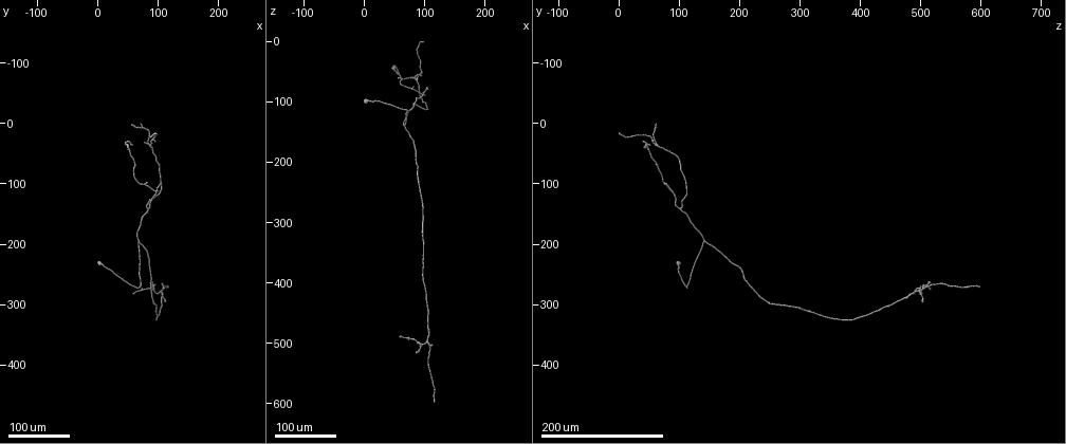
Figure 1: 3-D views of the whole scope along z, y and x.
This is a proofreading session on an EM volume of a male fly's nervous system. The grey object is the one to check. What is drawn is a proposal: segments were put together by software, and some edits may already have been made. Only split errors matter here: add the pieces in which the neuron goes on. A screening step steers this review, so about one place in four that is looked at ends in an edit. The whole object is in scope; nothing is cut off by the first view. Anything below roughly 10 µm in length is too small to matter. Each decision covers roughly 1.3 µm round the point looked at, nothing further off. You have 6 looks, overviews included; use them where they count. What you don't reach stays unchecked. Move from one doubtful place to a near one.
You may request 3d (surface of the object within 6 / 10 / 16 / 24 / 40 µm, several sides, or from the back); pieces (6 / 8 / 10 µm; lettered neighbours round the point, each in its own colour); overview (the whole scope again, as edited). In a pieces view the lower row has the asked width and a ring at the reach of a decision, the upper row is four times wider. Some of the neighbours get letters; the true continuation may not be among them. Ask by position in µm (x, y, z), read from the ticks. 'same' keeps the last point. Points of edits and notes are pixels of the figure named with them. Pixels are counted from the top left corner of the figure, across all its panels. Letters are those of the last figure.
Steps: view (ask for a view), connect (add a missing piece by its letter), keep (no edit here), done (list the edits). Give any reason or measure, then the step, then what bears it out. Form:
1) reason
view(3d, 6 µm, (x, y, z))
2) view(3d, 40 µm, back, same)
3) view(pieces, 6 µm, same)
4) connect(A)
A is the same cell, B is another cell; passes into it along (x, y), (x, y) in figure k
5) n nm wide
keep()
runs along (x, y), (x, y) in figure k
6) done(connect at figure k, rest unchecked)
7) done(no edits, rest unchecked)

tapers out
view(3d, 40 µm, (70, 0, 60))

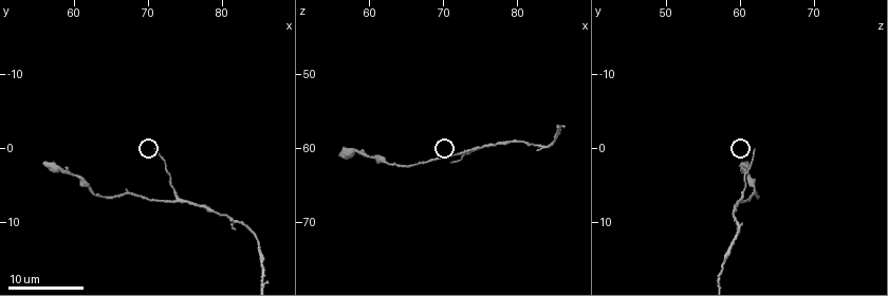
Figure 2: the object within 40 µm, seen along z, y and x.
what lies round it
view(pieces, 8 µm, (71.0, 0.0, 62.0))

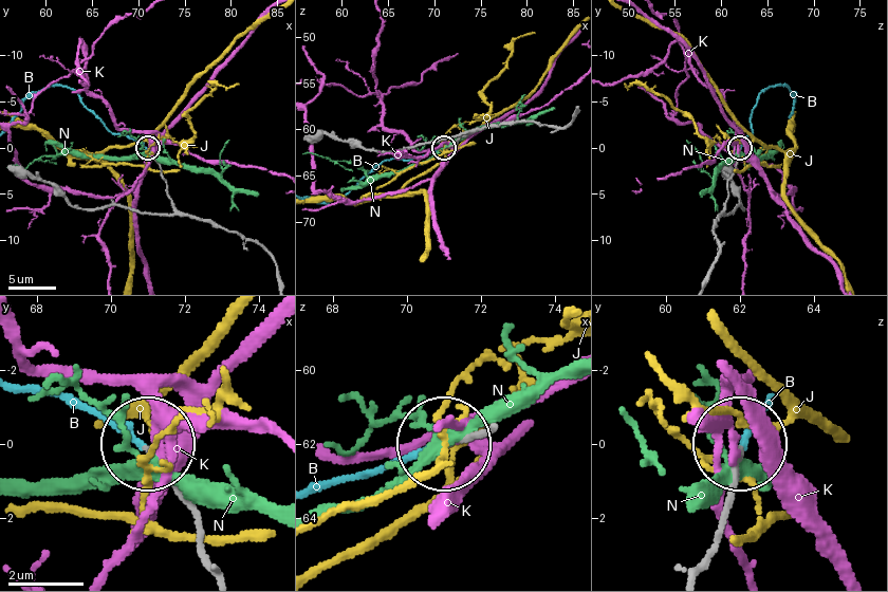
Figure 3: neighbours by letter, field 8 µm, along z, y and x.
connect(B)
B is the same cell, J, K and N are other cells; passes into it along (493, 427), (321, 481) in figure 3; the neuron continues

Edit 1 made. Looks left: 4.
view(overview)

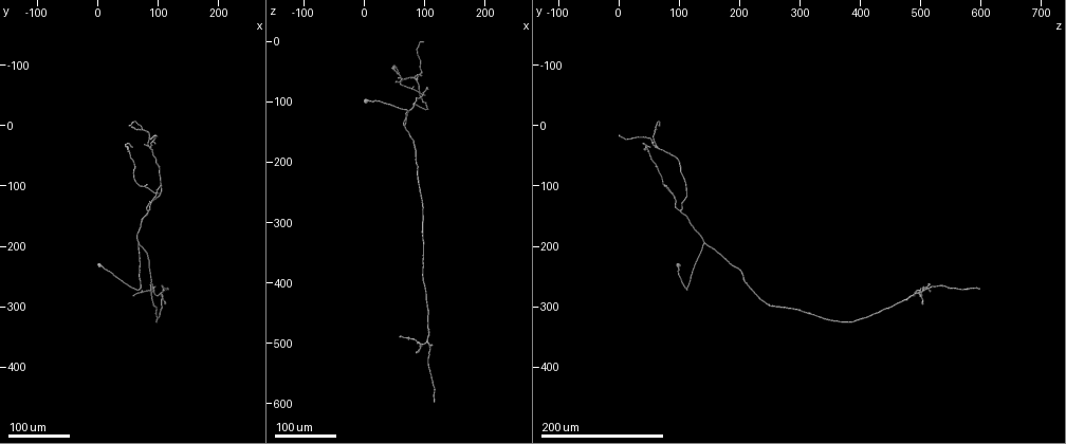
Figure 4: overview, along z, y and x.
an open end
view(3d, 24 µm, (75, 30, 65))

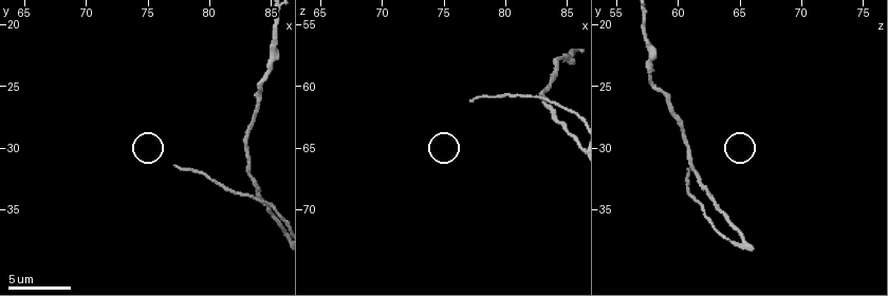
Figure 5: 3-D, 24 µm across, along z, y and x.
view(pieces, 8 µm, (77.4, 31.4, 61.2))

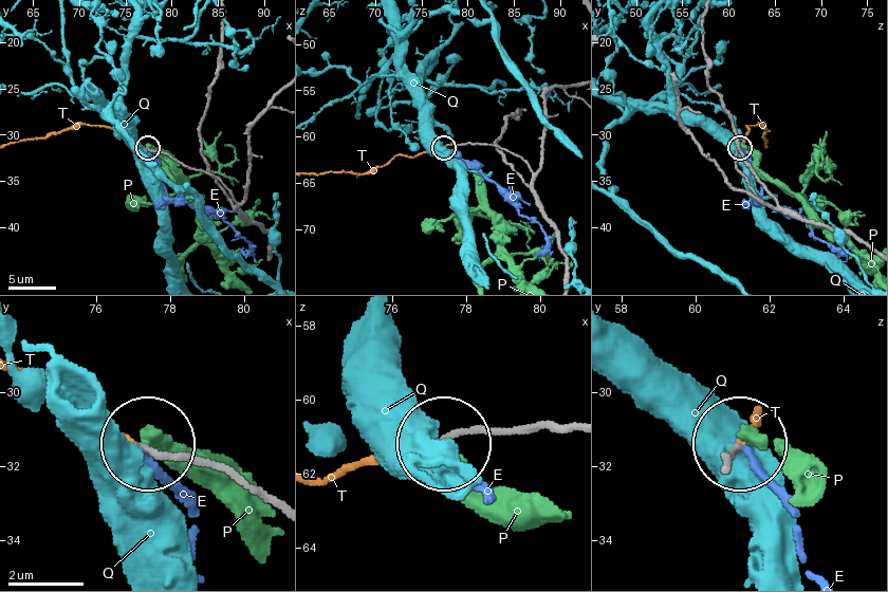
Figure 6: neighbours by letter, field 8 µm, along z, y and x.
140 nm wide
connect(T)
T is the same cell, E, P and Q are other cells; the neuron continues

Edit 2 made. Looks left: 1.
done(connect at figure 3, connect at figure 6, rest unchecked)

